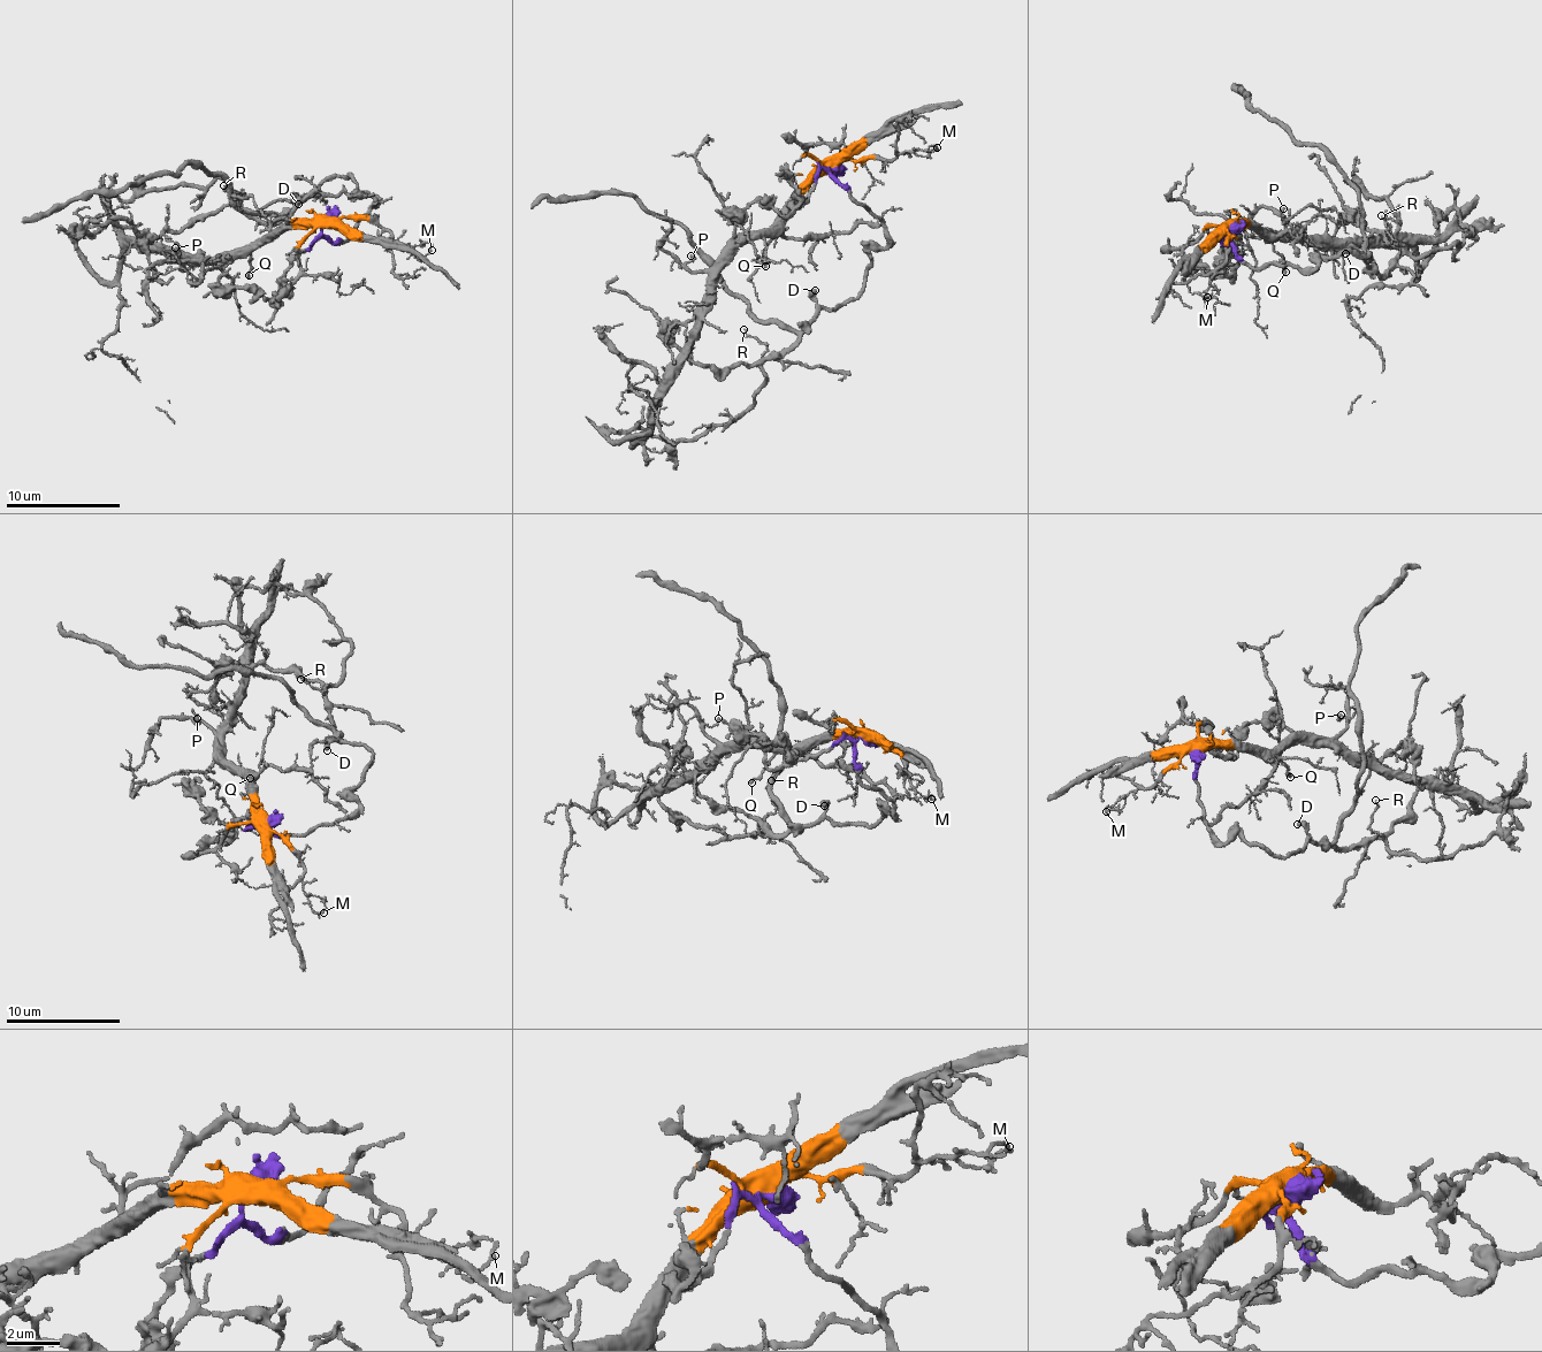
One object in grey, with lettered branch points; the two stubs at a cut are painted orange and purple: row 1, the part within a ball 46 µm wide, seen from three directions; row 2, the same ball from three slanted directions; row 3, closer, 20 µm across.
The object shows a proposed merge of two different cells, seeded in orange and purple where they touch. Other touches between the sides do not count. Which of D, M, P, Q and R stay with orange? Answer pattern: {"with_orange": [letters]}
{"with_orange": ["M", "P", "Q"]}

